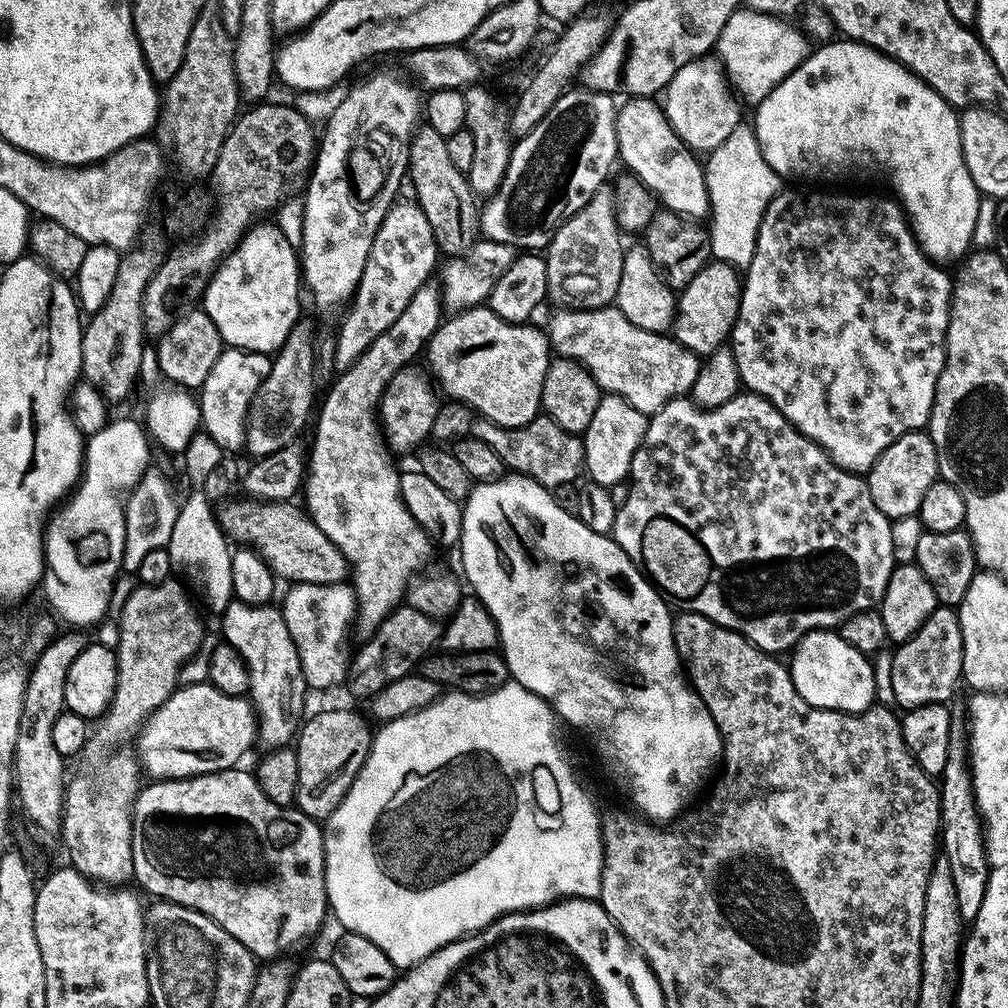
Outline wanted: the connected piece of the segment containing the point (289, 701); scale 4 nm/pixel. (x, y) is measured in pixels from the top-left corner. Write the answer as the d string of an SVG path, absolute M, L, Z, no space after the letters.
M233 599L231 604L222 613L224 619L223 639L244 660L244 665L248 668L248 693L250 703L255 709L256 722L258 725L259 743L264 743L268 748L280 748L283 744L291 745L298 732L298 719L296 720L296 707L300 704L300 699L306 693L304 683L304 667L300 664L300 655L290 638L290 630L284 621L284 613L279 607L273 606L253 606L244 604L239 599Z

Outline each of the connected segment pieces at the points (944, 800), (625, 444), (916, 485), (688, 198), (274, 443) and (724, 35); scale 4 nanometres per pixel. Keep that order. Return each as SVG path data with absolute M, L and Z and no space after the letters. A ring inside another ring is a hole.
M953 743L952 749L949 750L944 775L939 781L938 787L940 789L942 853L950 862L961 919L971 920L978 914L989 866L984 850L984 829L976 809L969 774L969 761L966 759L966 748L963 743Z
M601 395L598 410L594 410L594 418L590 418L590 426L583 432L584 467L591 483L603 486L615 486L632 471L632 459L639 450L648 429L649 417L634 410L630 402L620 396Z
M924 430L907 432L898 438L866 473L870 498L876 509L890 522L917 515L922 498L926 498L926 490L930 490L937 480L936 447L932 444L932 437Z
M628 98L621 108L615 109L616 117L616 151L619 159L624 160L624 164L637 176L635 179L639 181L645 189L650 188L657 192L669 211L677 213L685 218L704 218L709 215L709 202L707 187L704 184L704 169L701 161L696 161L697 157L694 152L683 141L680 140L664 117L661 105L652 98Z
M297 323L296 327L292 328L291 334L287 336L287 342L275 353L270 374L260 384L259 390L252 395L248 405L248 419L245 420L245 449L250 450L254 454L253 457L270 456L293 443L299 437L297 435L305 426L311 410L313 413L316 404L314 392L318 388L315 379L316 346L309 328L303 324Z
M739 8L732 12L719 32L714 45L717 59L721 62L729 84L746 102L748 100L752 103L752 106L759 105L785 76L791 74L804 61L805 53L796 52L796 32L788 24L791 23L775 16L762 16L759 12ZM752 20L756 20L756 32L752 32ZM775 52L784 56L784 61L772 60Z

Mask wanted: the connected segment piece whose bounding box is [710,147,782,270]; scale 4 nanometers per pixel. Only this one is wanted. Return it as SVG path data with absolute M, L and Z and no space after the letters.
M759 147L748 152L748 156L728 156L724 164L728 164L728 168L731 168L731 180L728 180L728 188L720 188L720 208L710 212L712 256L720 252L717 261L722 262L725 256L728 256L723 263L731 264L736 260L732 267L744 270L744 260L751 260L754 256L764 211L781 191L782 178L768 165Z

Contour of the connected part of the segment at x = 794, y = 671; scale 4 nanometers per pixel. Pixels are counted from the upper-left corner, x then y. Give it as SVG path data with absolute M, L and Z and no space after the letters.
M817 630L815 632L807 632L805 636L796 643L791 649L790 657L792 656L792 664L790 663L790 673L792 675L792 681L794 682L794 690L806 701L812 708L825 708L831 712L850 712L858 713L864 712L870 707L873 707L876 700L876 687L874 686L874 676L872 674L872 660L867 655L858 650L854 650L854 646L850 646L850 642L842 642L839 631L836 630Z

